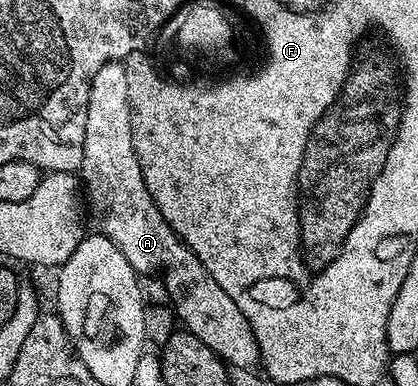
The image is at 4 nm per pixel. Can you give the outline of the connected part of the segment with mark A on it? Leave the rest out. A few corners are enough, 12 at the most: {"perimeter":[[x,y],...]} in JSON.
{"perimeter":[[122,62],[88,92],[80,181],[97,233],[159,274],[227,367],[260,362],[236,300],[162,219]]}

